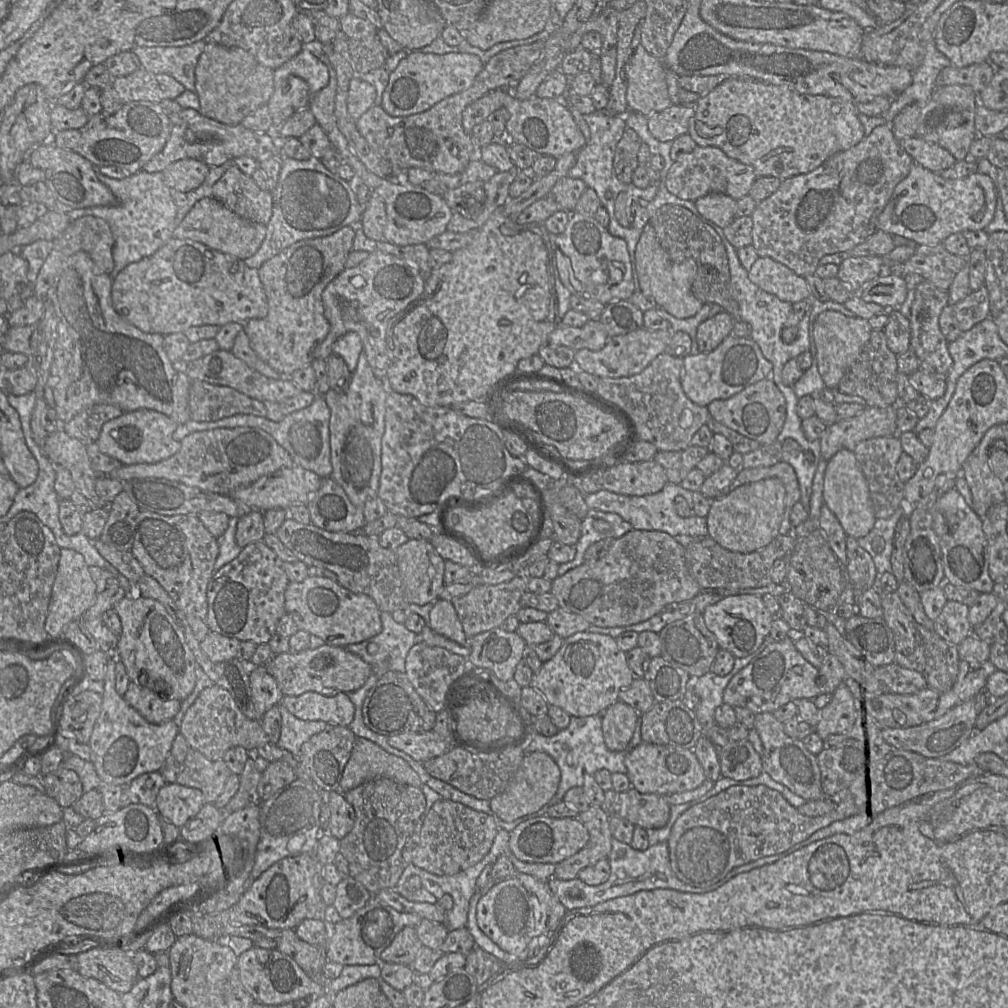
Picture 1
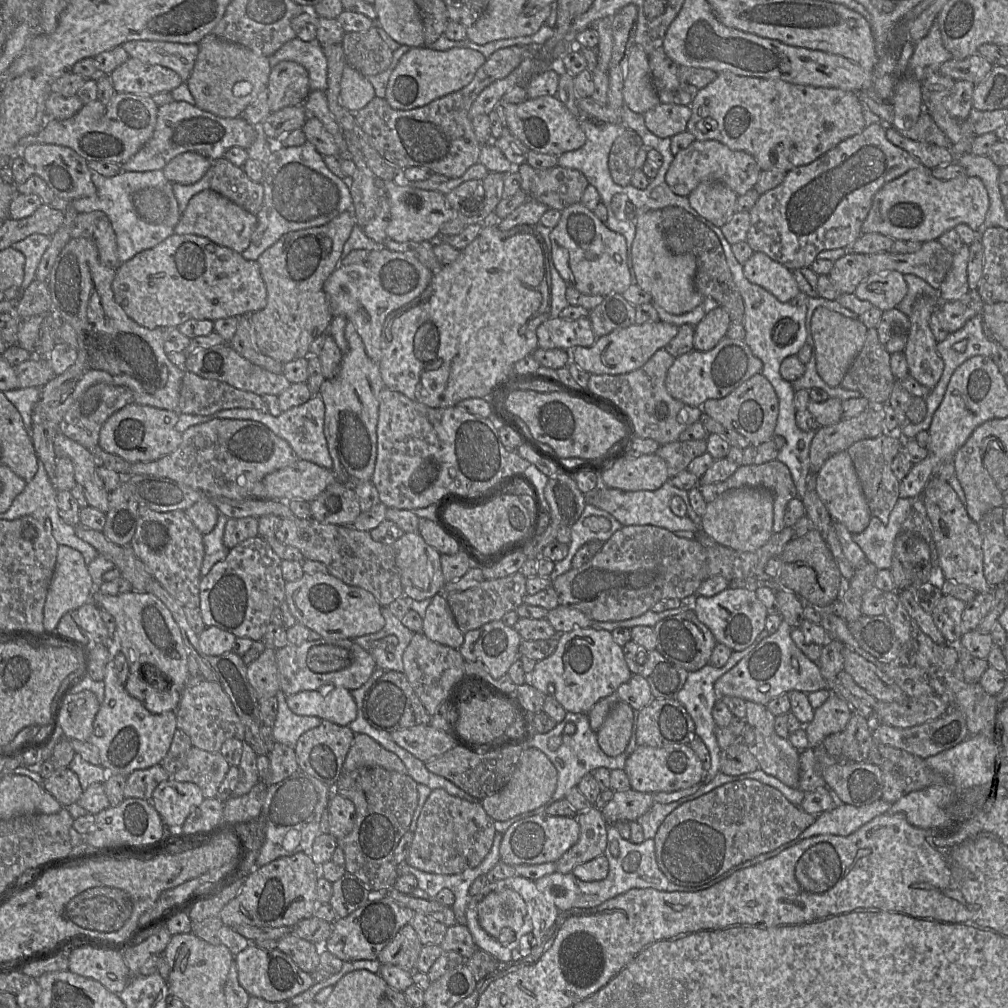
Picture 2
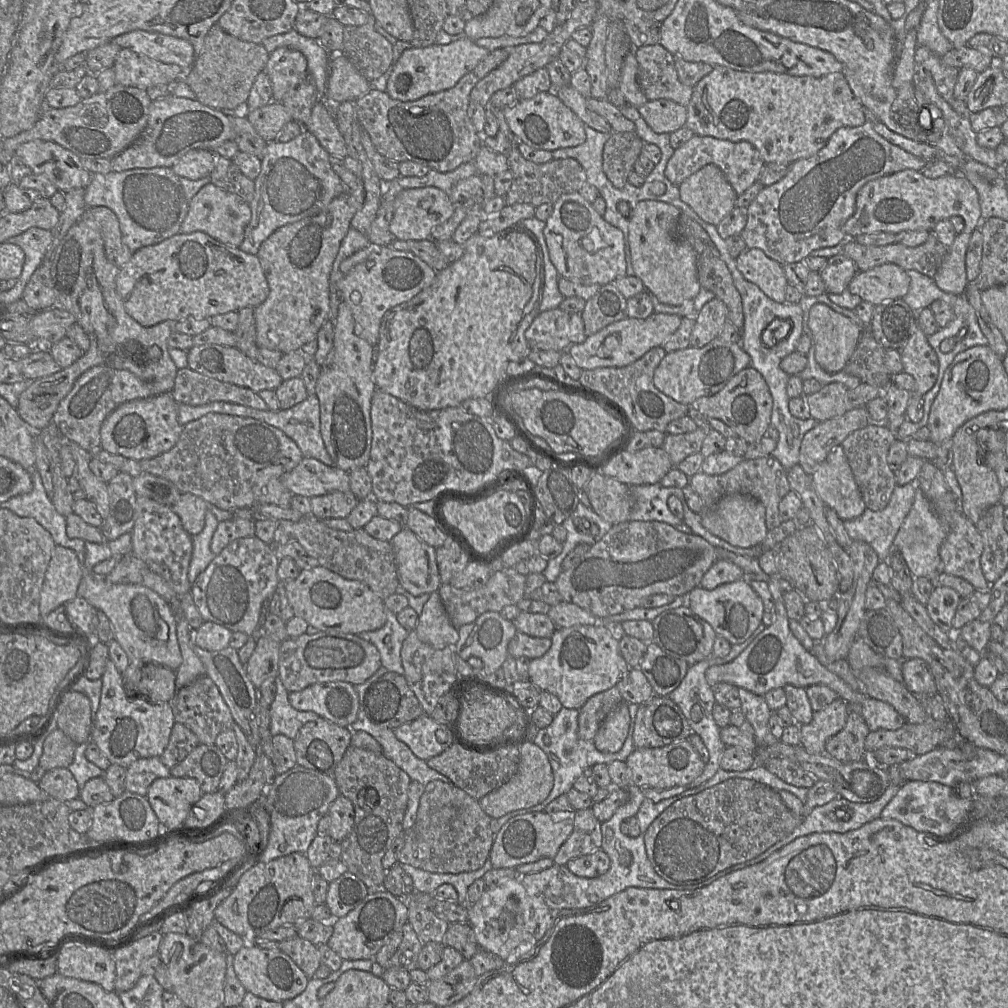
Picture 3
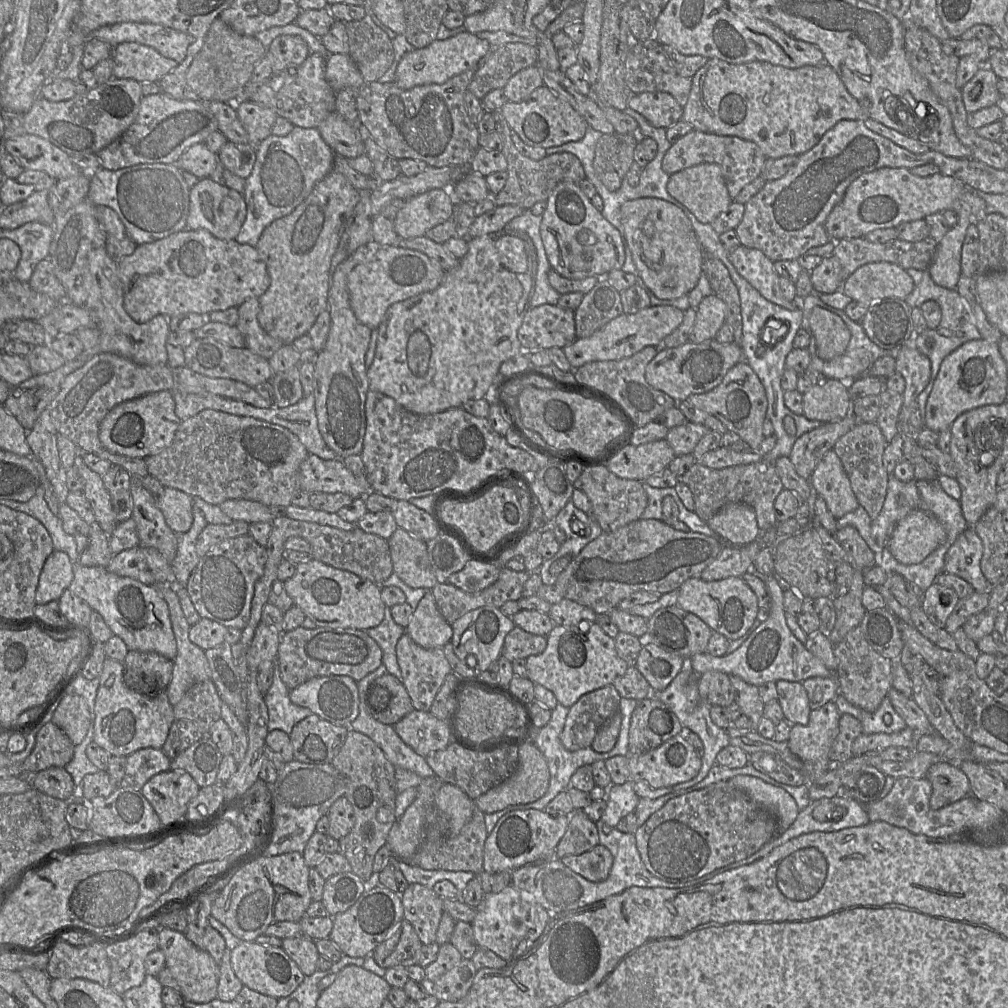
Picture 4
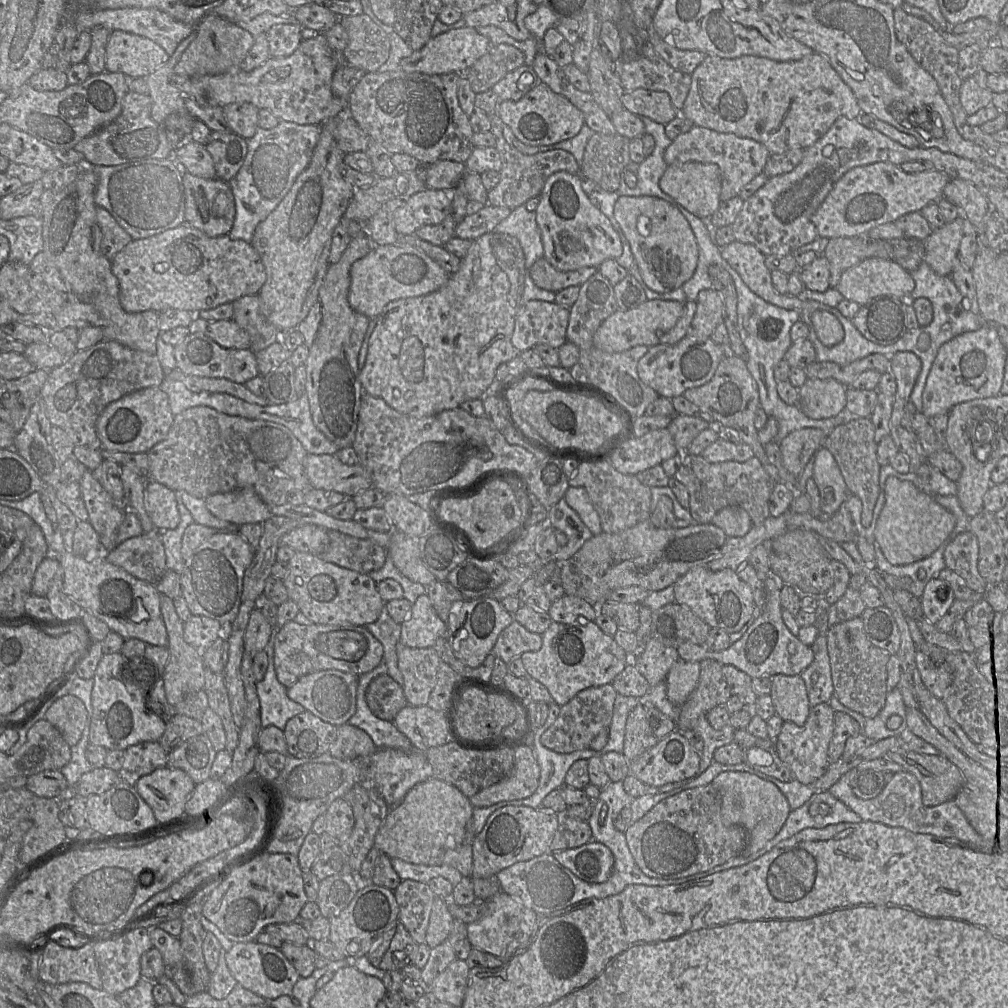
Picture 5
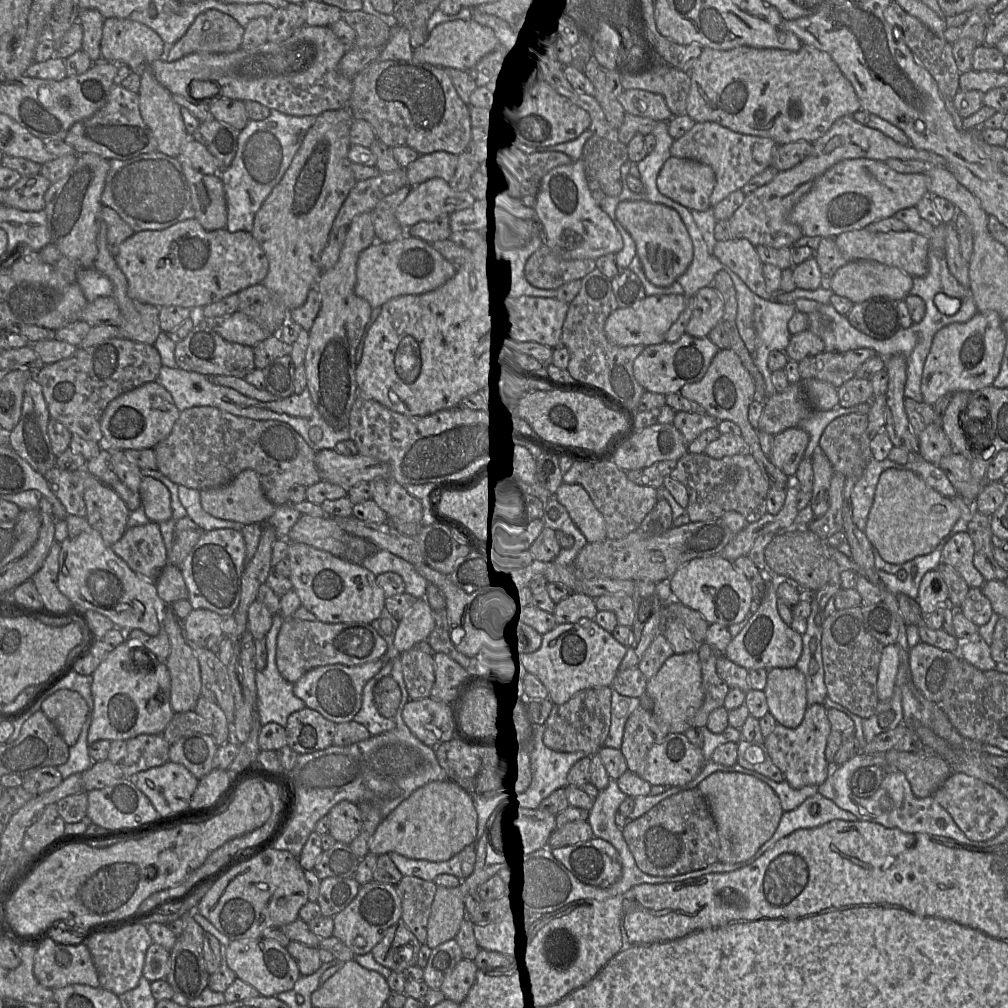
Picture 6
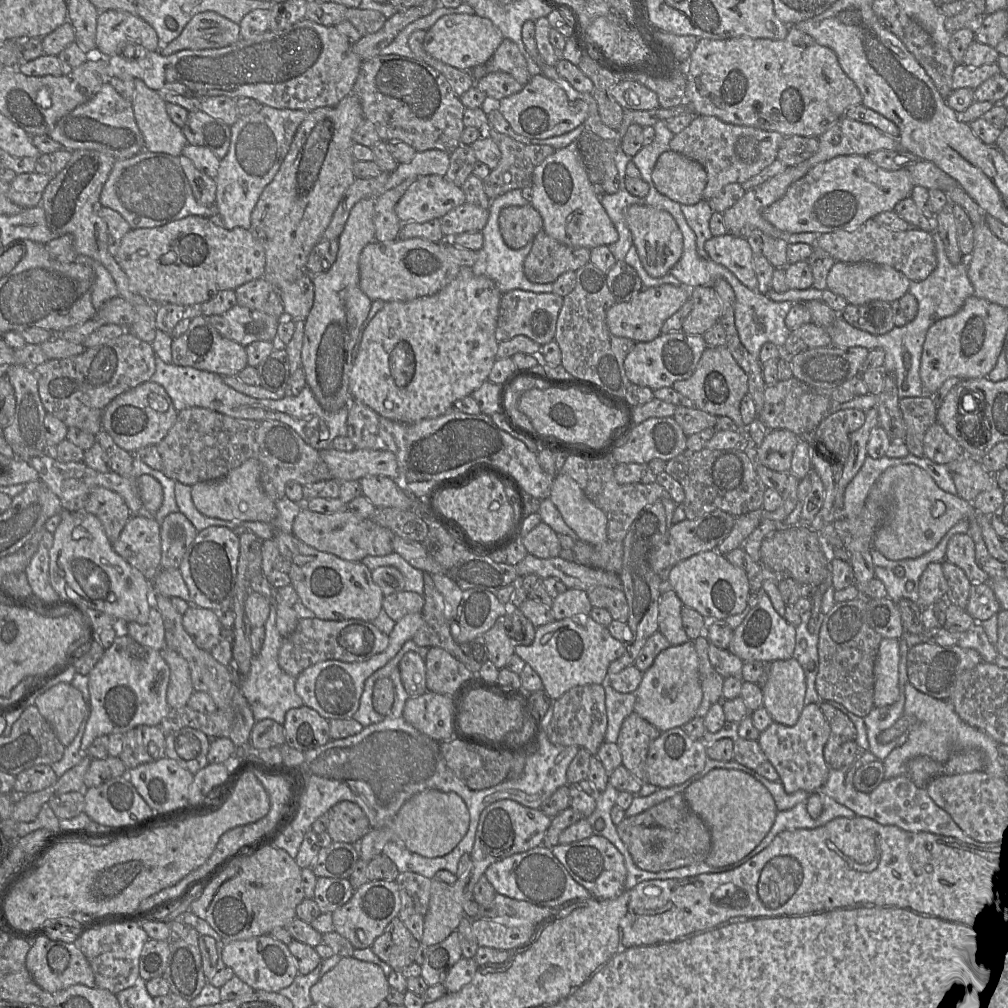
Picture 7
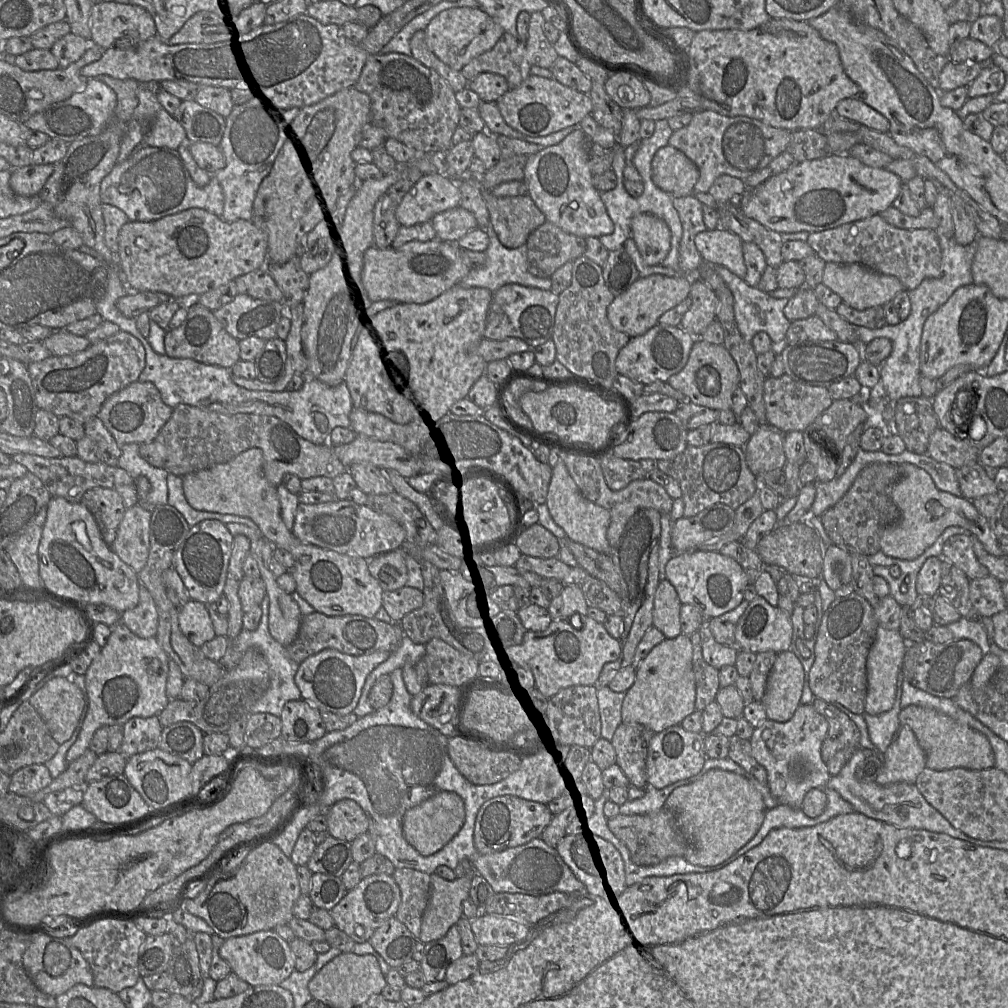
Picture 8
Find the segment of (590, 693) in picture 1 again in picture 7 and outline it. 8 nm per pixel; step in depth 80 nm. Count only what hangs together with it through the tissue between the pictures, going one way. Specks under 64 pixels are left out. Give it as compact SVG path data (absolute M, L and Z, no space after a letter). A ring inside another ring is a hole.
M590 615L584 626L572 618L539 626L531 645L518 645L514 649L514 653L540 676L544 690L552 700L577 686L607 682L609 665L624 652L625 643L612 637L607 627L595 622Z

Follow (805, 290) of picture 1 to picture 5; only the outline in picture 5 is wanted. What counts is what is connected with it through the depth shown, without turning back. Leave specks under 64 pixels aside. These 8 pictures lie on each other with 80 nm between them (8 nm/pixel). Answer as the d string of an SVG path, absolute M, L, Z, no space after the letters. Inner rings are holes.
M734 240L720 248L722 257L756 295L784 309L800 312L804 307L805 300L775 290L771 270L765 264L765 255L753 244Z

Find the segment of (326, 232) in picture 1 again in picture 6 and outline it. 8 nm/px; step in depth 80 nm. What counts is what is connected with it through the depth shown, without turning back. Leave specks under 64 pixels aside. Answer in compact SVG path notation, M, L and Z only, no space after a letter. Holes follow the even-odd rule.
M271 110L266 119L249 120L239 132L236 155L231 165L219 173L226 196L227 231L252 232L255 214L281 181L315 120L314 116L298 117Z

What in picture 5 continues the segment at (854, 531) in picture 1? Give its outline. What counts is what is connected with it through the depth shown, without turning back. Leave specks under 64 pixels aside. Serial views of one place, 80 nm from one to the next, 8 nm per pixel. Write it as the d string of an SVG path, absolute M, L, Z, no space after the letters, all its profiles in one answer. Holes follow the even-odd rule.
M821 447L813 458L812 477L820 493L821 511L834 514L851 493L834 456L828 449Z

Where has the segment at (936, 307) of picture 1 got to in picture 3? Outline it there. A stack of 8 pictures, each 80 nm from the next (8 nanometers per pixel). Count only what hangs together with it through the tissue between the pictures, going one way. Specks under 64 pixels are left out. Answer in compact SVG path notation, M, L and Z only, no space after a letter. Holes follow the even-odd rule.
M913 311L910 337L906 345L898 350L903 371L911 375L916 383L916 390L912 395L924 396L935 385L938 377L938 357L928 343L927 337L914 319Z

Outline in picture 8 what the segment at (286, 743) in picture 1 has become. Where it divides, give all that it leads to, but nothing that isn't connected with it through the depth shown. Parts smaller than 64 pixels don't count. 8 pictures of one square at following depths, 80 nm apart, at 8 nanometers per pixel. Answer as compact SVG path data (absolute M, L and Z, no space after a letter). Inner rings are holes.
M267 595L261 603L261 620L259 626L254 631L242 629L234 639L228 638L228 647L223 658L217 662L224 669L232 669L238 665L244 653L249 648L255 648L265 658L269 666L269 687L264 694L250 707L249 713L269 713L277 717L281 716L284 705L289 701L302 699L301 692L295 683L295 674L299 664L288 657L286 647L277 642L269 632L268 613L269 613L269 598Z

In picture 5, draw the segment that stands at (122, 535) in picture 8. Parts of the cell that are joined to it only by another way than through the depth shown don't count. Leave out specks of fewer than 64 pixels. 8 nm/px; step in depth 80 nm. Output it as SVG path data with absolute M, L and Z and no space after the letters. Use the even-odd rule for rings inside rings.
M158 529L123 541L106 555L106 560L154 585L168 571L165 548Z

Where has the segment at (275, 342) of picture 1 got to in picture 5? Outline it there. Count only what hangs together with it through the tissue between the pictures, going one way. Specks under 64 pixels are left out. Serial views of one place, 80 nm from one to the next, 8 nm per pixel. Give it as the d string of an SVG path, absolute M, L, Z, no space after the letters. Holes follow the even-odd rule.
M332 118L322 125L317 145L309 165L298 175L292 187L278 206L258 224L251 241L259 253L266 270L266 281L258 293L260 311L266 320L282 332L296 329L306 318L311 307L319 301L319 290L329 268L332 235L344 218L344 213L353 198L355 187L346 178L345 154L334 138L337 119Z

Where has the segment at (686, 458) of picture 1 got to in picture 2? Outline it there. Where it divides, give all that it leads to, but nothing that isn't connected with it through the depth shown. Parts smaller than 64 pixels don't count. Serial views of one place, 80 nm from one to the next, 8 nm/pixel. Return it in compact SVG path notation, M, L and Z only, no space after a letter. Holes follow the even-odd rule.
M706 440L675 441L660 445L656 455L665 460L669 477L687 470L689 463L707 451Z

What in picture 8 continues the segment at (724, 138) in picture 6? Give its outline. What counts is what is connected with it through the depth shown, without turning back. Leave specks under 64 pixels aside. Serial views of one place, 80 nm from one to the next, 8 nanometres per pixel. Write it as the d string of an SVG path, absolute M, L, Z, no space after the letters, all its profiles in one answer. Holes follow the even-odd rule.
M711 110L693 114L690 123L672 132L668 144L682 151L699 170L695 192L709 192L715 179L726 174L745 180L786 150L791 132L747 116L725 116Z

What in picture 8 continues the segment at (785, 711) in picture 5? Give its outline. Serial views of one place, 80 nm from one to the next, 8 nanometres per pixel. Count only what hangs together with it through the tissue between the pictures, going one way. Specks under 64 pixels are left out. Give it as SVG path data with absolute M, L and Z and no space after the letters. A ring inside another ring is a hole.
M789 649L777 655L770 671L762 699L767 718L776 722L789 721L799 705L804 687L804 669Z

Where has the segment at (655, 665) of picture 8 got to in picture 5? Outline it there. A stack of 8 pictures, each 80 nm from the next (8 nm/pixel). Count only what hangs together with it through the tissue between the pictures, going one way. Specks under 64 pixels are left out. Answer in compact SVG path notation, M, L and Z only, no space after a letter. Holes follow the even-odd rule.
M679 658L669 670L666 691L669 701L681 707L695 690L700 677L700 662L690 662Z

